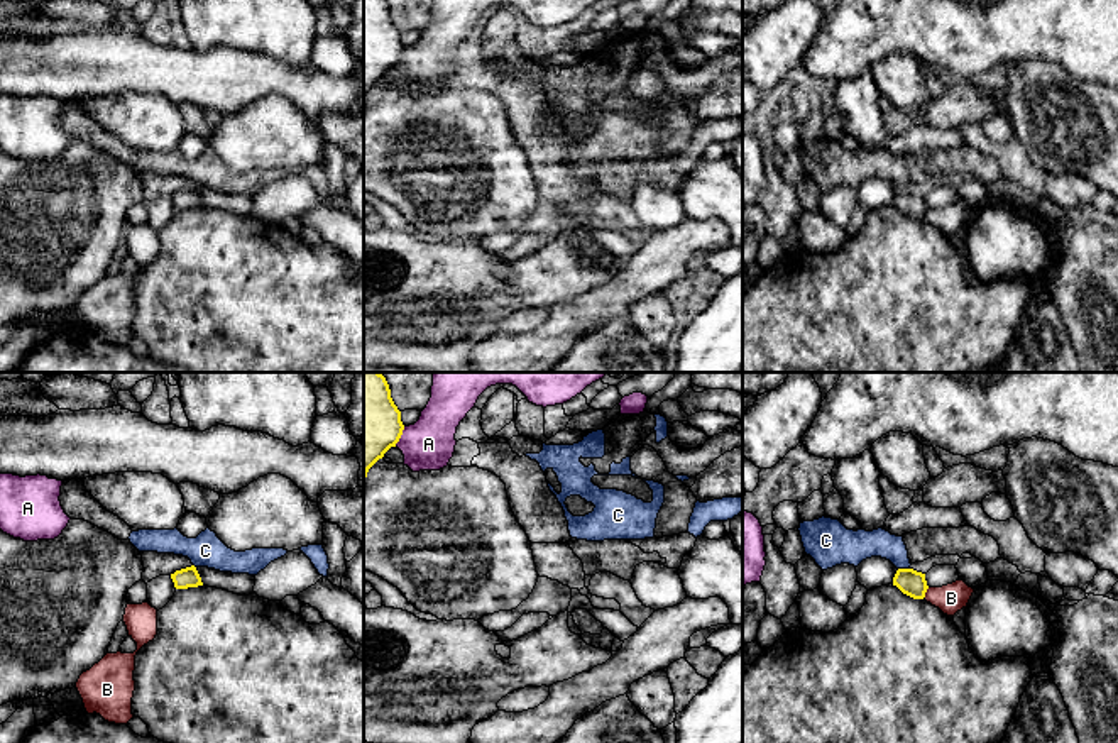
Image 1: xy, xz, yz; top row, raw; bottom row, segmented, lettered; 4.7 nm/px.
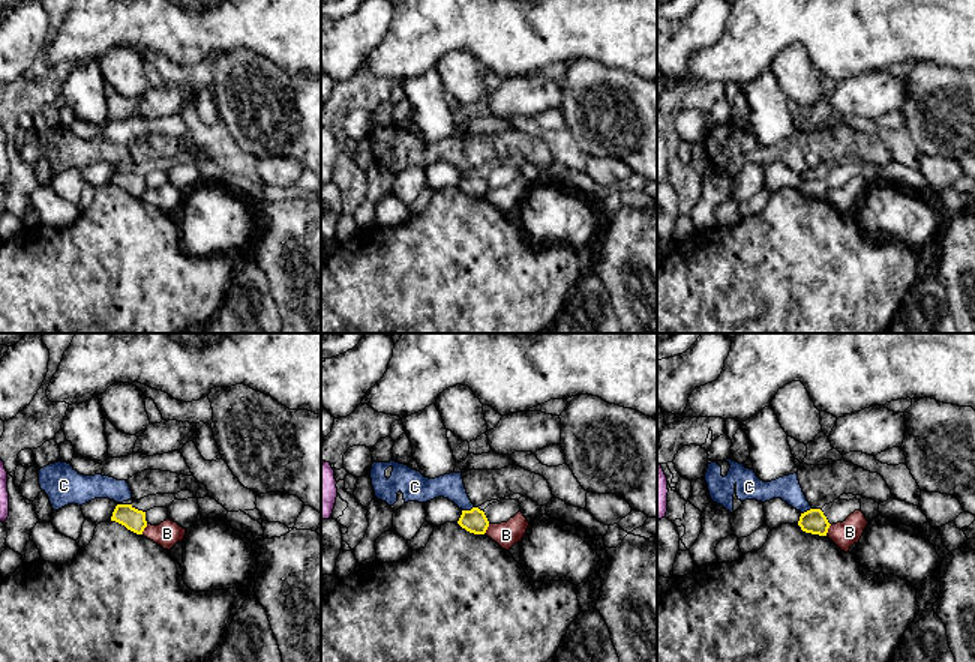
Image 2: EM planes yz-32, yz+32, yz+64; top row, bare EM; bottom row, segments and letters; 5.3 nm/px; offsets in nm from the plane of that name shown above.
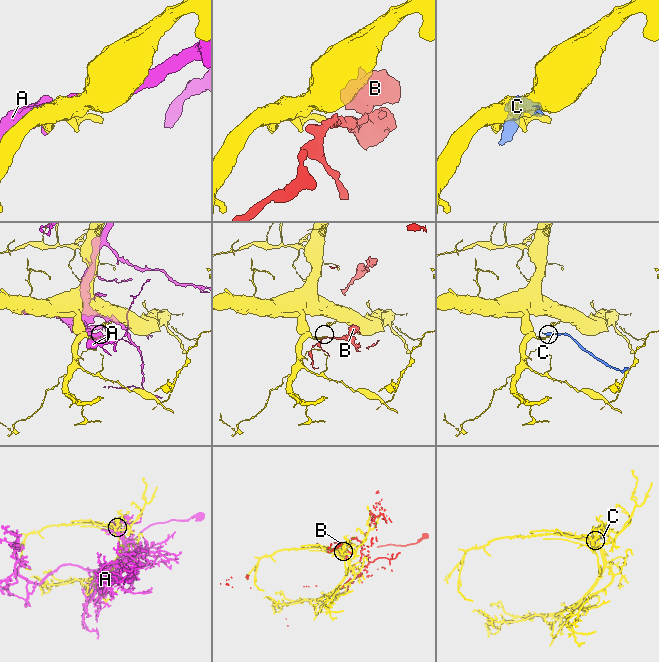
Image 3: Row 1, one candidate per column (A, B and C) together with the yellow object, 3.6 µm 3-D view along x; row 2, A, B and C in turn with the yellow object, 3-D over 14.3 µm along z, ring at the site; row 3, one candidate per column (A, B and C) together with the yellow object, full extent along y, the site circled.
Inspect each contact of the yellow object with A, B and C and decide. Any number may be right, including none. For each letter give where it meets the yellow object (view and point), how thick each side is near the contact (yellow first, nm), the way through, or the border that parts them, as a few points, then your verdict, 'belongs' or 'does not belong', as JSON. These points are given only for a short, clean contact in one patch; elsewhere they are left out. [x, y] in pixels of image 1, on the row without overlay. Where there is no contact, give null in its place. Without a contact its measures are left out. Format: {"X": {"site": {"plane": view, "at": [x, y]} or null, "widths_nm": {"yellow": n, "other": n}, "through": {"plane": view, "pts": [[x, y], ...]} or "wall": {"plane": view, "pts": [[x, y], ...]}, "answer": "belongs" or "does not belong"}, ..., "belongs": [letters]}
{"A": {"site": {"plane": "xz", "at": [400, 58]}, "widths_nm": {"yellow": 340, "other": 240}, "answer": "does not belong"}, "B": {"site": {"plane": "yz", "at": [926, 212]}, "widths_nm": {"yellow": 120, "other": 140}, "wall": {"plane": "yz", "pts": [[929, 209], [922, 219]]}, "answer": "does not belong"}, "C": {"site": {"plane": "yz", "at": [904, 190]}, "widths_nm": {"yellow": 120, "other": 140}, "wall": {"plane": "yz", "pts": [[898, 188], [909, 190]]}, "answer": "does not belong"}, "belongs": []}

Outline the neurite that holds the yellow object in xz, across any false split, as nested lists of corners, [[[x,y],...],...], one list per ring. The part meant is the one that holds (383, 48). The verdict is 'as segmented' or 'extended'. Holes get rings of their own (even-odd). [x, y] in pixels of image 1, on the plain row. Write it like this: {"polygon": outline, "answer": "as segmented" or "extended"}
{"polygon": [[[364,0],[364,108],[369,90],[396,68],[404,46],[386,0]]], "answer": "as segmented"}

